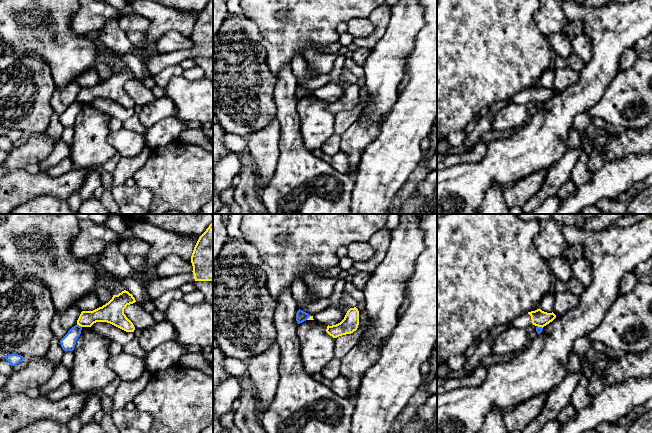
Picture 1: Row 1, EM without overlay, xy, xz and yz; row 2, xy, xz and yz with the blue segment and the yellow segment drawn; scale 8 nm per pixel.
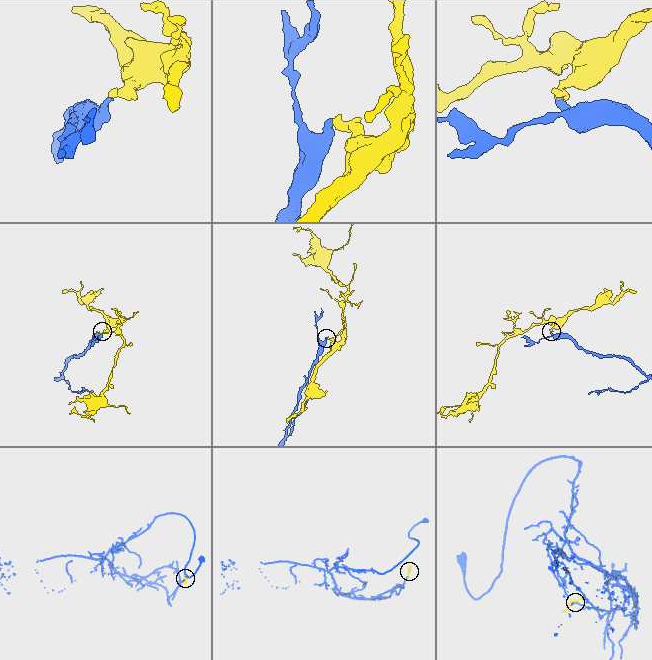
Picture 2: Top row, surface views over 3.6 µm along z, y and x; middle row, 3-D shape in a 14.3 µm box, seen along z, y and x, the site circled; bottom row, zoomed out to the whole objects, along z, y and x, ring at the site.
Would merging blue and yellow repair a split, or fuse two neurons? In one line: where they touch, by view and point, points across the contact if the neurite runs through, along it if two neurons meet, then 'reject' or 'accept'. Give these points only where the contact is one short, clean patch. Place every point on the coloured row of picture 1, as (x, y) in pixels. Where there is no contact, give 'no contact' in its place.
meets blue in xy at (78, 325); border along xy (77, 324), (81, 327); reject

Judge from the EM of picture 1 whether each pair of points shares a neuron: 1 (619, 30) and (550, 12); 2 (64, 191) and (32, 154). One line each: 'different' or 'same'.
1: different
2: different

